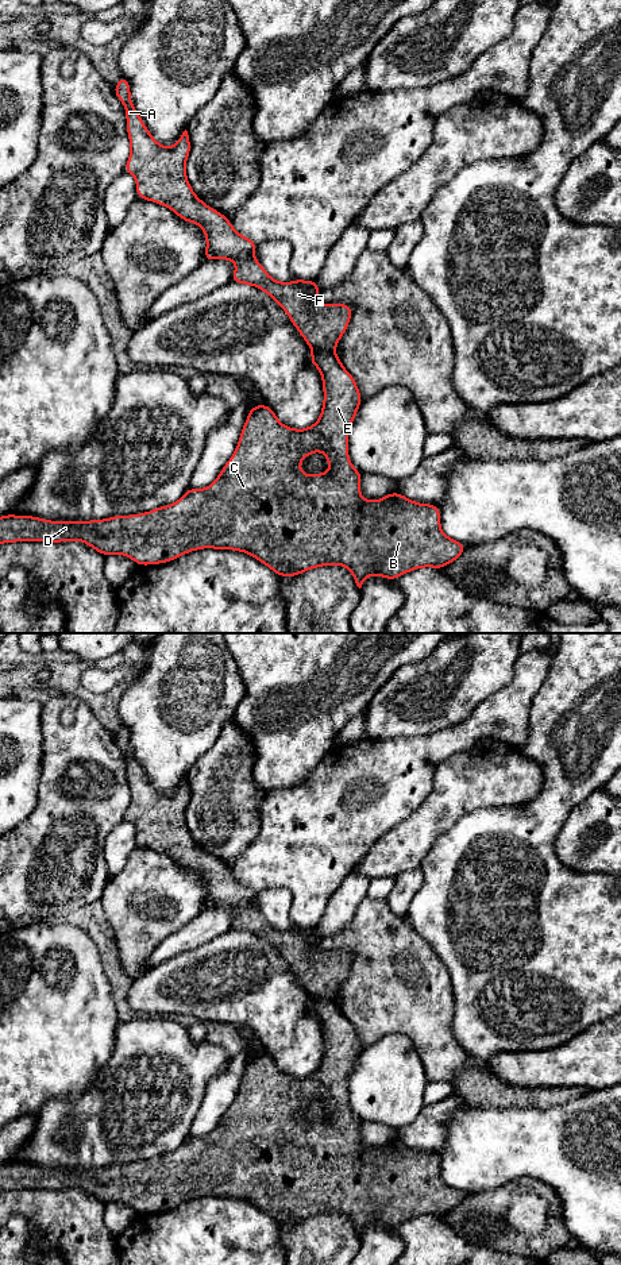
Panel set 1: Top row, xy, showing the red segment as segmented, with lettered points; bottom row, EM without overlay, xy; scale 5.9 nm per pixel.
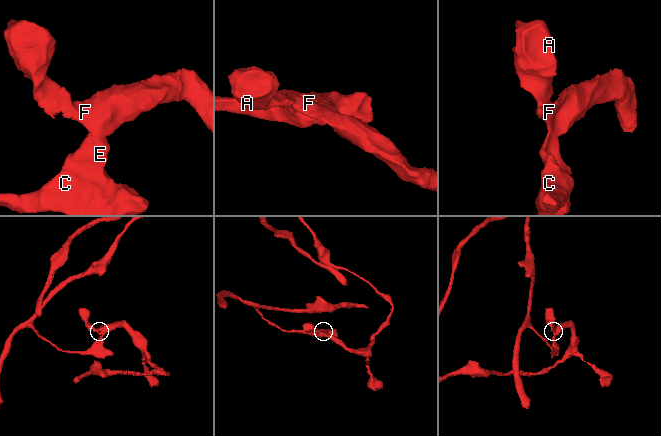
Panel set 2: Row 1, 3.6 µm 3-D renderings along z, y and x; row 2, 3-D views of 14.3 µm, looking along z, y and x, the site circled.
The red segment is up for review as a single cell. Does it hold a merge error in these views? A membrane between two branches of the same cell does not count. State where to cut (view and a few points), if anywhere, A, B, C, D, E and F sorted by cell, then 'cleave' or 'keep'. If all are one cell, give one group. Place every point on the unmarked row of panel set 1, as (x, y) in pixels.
cut in xy along (312, 997), (332, 1001); A F / B C D E; cleave

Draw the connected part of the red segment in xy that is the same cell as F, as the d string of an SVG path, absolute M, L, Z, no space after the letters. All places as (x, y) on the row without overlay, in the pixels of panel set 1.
M120 724L113 737L126 756L131 802L124 819L135 825L138 845L165 853L182 868L200 873L207 886L204 910L219 906L234 909L236 918L231 930L256 934L267 941L288 961L312 998L333 1000L348 975L352 956L347 952L316 954L315 949L323 940L316 927L273 927L254 905L258 891L242 884L224 863L208 855L192 838L185 818L190 801L188 779L174 794L161 794L134 756L128 728Z

